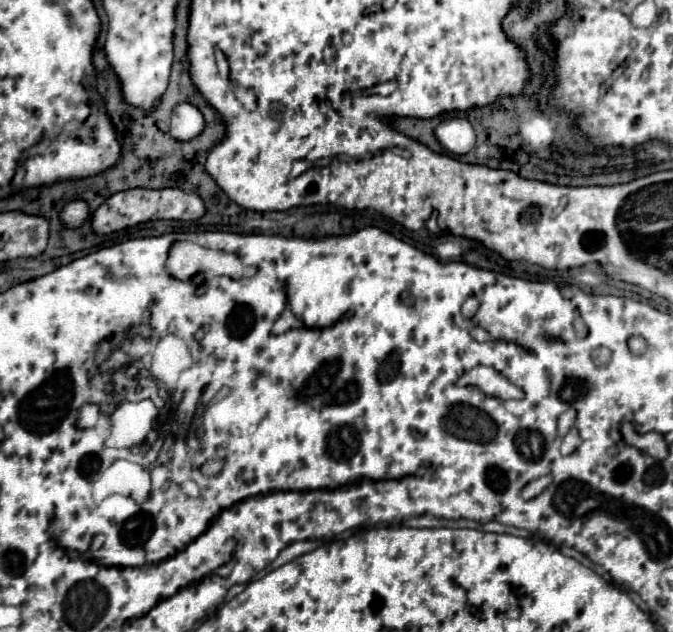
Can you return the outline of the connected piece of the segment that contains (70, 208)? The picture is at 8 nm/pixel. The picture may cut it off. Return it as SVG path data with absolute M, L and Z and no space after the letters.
M77 199L77 201L71 201L63 207L63 211L59 213L59 219L65 227L69 229L75 229L75 227L81 227L85 223L85 219L89 219L89 205L87 201L83 199Z

